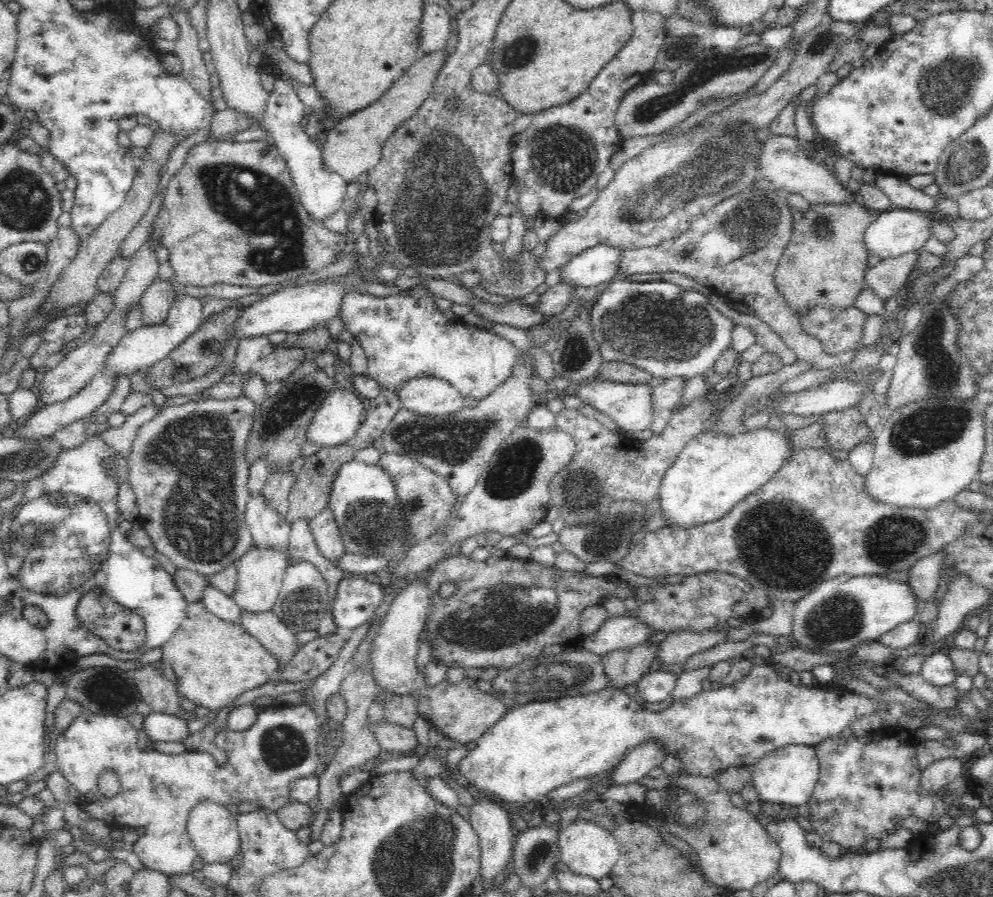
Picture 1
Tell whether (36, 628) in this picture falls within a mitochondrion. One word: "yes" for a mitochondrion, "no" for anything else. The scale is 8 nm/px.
no

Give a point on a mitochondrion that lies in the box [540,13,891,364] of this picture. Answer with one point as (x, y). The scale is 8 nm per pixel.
(721, 159)

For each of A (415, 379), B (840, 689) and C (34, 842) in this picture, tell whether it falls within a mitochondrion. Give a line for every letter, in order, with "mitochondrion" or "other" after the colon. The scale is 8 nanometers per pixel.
A: other
B: other
C: other

